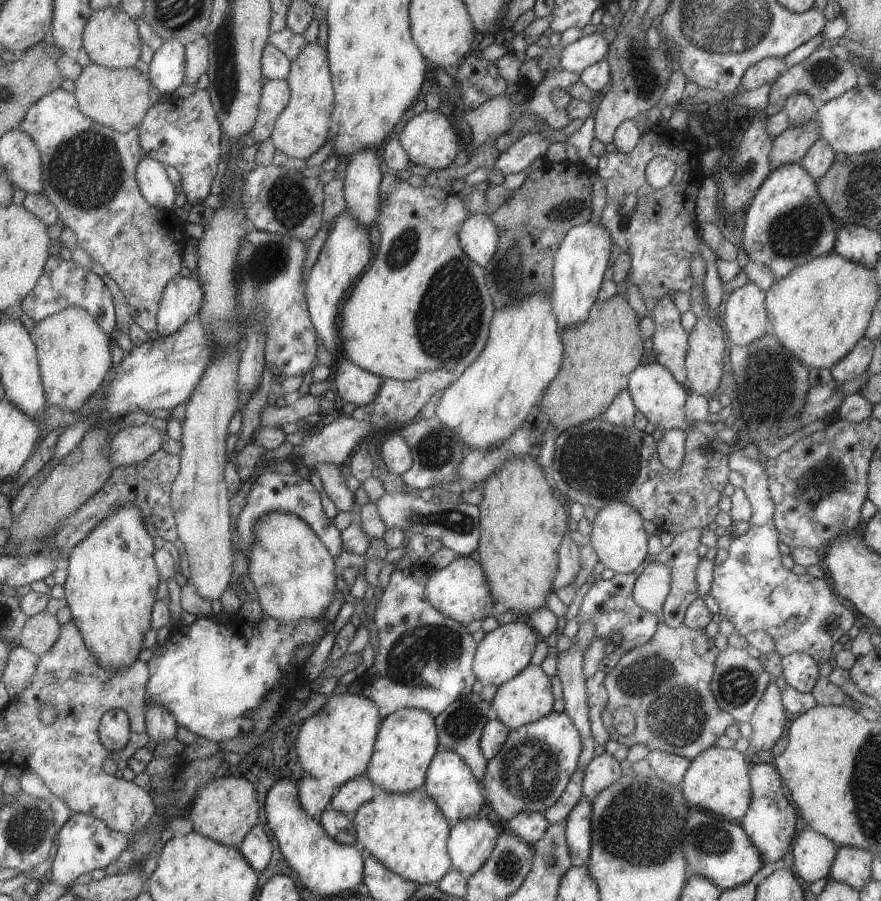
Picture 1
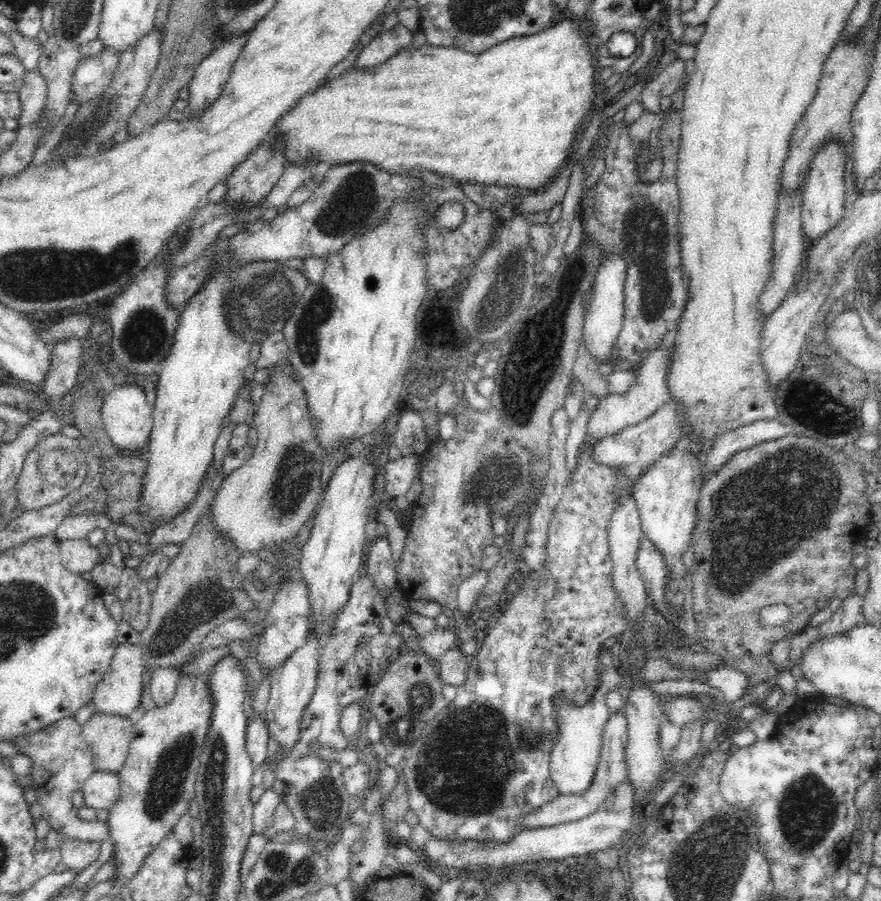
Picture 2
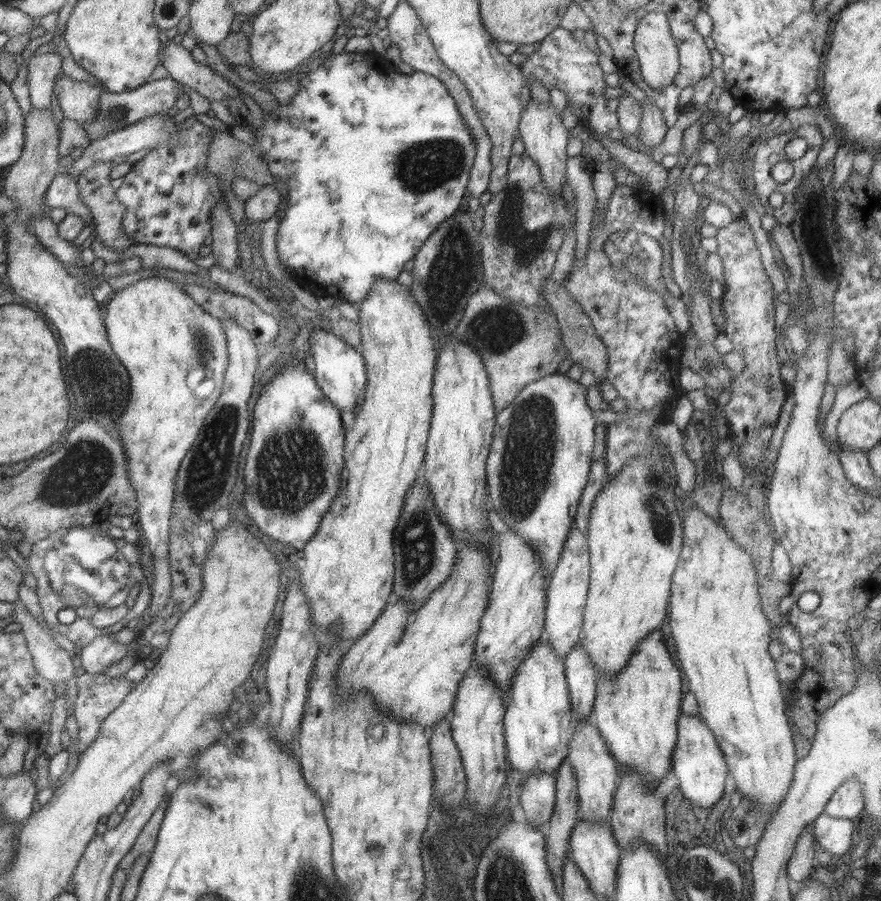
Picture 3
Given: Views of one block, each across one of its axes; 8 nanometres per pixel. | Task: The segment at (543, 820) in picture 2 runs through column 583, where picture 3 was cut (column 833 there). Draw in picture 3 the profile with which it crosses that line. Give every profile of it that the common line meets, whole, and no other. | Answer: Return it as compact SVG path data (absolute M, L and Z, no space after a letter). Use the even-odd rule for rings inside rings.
M854 779L839 784L827 800L823 813L831 818L853 820L864 809L861 786Z

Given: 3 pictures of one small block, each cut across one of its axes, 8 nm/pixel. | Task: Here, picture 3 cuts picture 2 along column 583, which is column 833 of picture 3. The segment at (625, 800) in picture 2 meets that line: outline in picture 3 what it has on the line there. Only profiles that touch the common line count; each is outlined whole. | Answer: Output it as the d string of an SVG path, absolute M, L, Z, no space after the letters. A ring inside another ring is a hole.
M821 813L811 824L815 841L823 850L835 856L848 853L853 832L852 820L831 818L831 816Z

